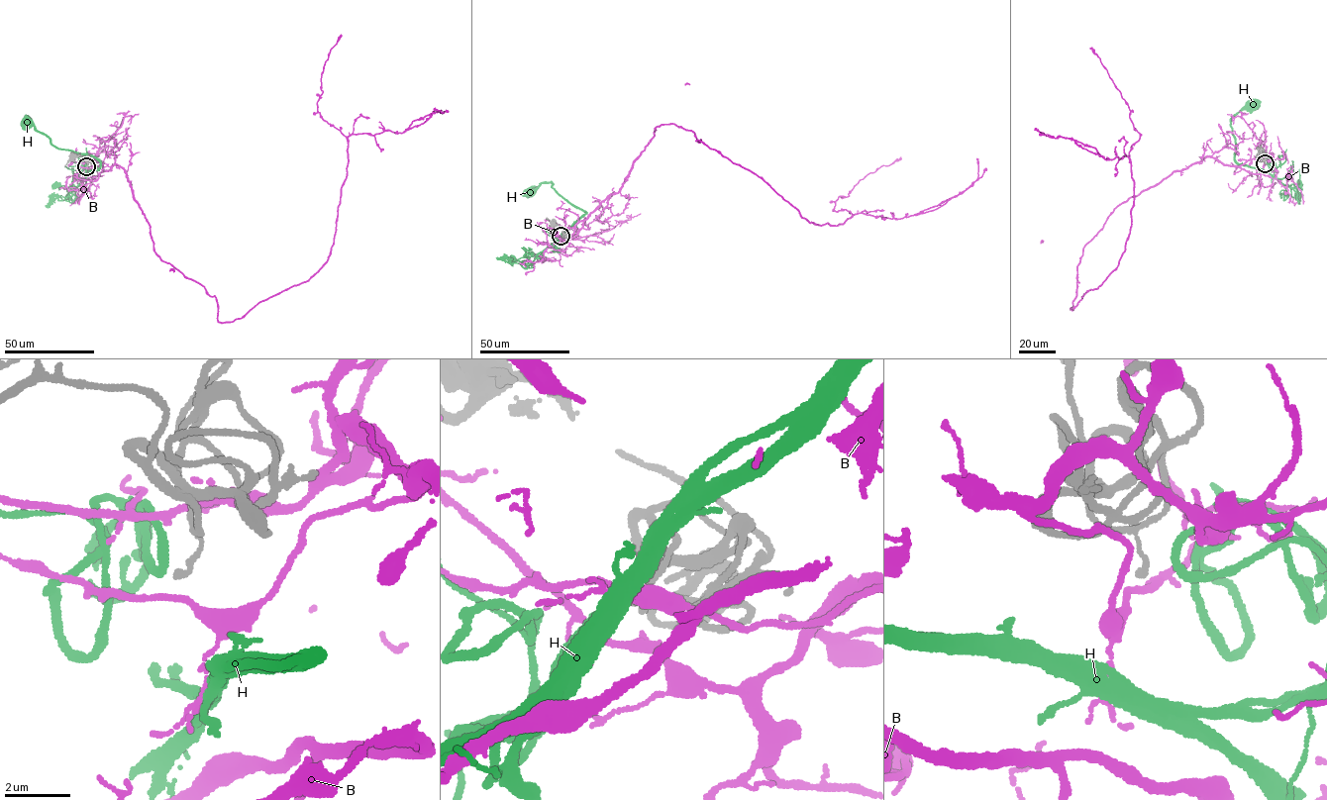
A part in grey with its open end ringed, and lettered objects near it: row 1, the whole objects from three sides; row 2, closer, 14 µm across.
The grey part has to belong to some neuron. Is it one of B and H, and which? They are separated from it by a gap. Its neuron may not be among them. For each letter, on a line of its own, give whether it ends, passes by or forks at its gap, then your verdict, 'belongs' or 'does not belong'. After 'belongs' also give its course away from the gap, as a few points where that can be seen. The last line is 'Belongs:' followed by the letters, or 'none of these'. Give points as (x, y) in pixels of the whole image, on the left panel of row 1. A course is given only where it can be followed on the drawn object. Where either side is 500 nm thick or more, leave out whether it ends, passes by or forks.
B: it passes by; does not belong
H: it passes by; belongs; course (86, 165), (87, 173), (98, 169), (100, 162), (93, 156), (58, 149), (26, 121)
Belongs: H

